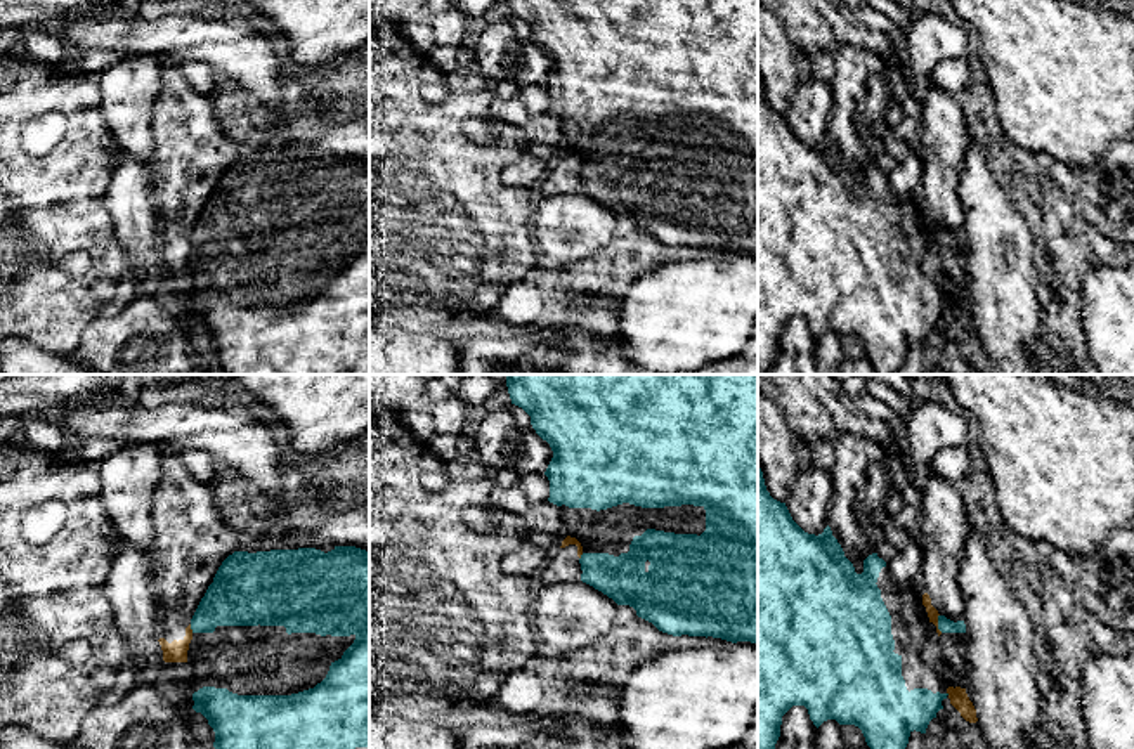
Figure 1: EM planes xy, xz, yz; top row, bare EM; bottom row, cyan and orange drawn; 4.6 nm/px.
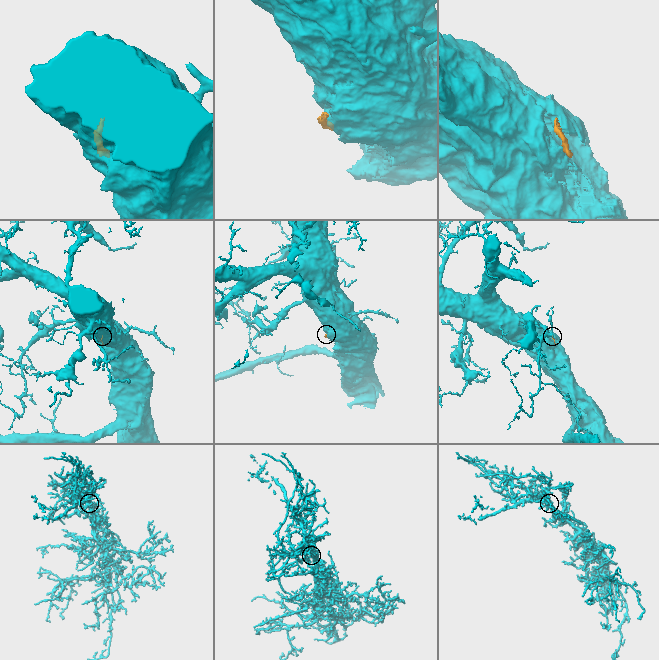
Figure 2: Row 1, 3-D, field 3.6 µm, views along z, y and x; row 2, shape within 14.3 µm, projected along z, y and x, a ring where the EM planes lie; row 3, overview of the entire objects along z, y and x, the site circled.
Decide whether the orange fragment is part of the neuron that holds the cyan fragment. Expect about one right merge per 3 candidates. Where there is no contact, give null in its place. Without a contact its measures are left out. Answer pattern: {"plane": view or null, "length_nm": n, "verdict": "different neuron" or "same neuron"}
{"plane": "yz", "length_nm": 90, "verdict": "different neuron"}

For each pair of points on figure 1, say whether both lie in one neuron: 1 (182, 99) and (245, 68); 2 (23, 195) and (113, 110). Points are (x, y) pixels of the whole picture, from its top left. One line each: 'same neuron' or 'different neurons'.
1: different neurons
2: different neurons

